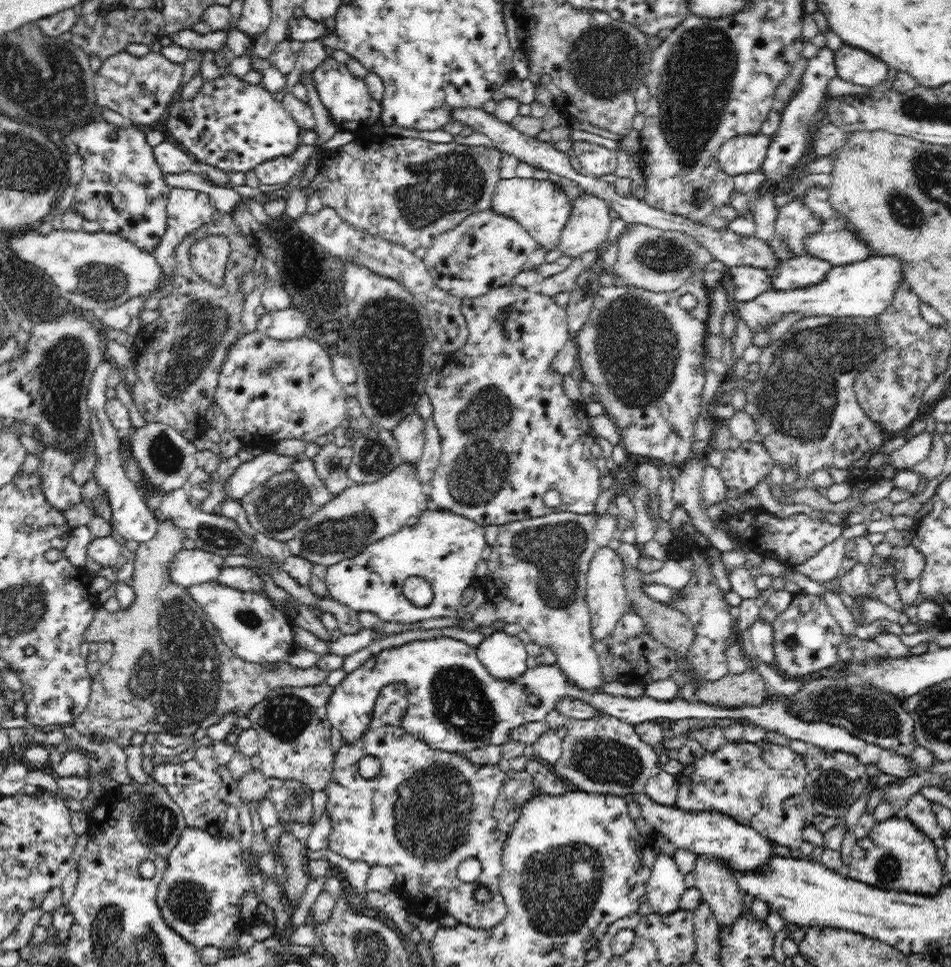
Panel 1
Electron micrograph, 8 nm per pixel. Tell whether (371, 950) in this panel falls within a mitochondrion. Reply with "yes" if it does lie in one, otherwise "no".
yes

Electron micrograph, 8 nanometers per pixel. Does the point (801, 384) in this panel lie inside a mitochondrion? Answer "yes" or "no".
yes

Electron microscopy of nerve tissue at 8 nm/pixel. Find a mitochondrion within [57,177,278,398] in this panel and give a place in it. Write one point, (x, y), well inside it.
(105, 282)

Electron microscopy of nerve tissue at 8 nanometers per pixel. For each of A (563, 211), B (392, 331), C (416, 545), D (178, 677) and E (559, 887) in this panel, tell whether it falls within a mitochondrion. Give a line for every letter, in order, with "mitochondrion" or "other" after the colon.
A: other
B: mitochondrion
C: other
D: mitochondrion
E: mitochondrion

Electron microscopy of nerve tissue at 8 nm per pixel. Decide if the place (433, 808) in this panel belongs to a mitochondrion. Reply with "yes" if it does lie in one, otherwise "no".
yes

